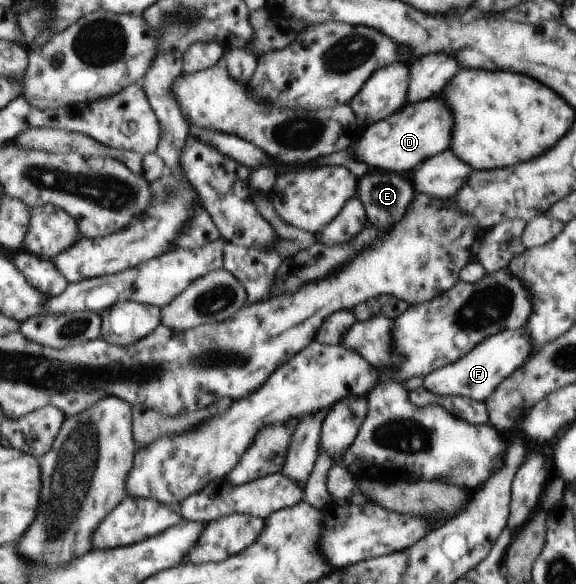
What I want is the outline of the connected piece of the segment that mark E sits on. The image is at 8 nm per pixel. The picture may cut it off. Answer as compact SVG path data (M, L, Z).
M367 172L358 185L358 197L366 201L372 225L386 225L390 217L402 217L414 199L412 185L394 172Z

